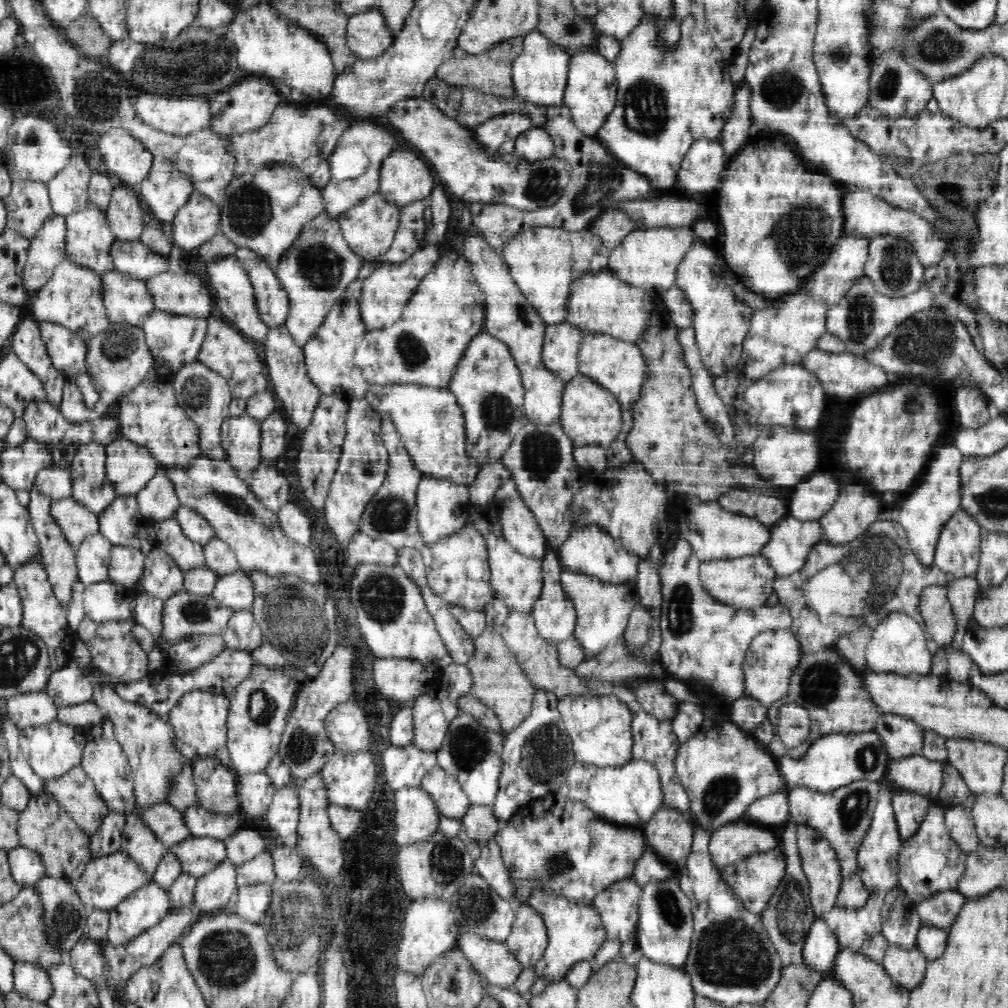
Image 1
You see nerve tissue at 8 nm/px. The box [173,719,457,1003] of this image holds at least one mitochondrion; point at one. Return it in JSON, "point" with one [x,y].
{"point":[227,959]}

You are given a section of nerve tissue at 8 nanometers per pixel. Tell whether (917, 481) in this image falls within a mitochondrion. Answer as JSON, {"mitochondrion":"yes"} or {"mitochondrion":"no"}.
{"mitochondrion":"no"}

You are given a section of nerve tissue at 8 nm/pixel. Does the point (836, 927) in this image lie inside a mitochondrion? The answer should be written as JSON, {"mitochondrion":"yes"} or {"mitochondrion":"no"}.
{"mitochondrion":"no"}

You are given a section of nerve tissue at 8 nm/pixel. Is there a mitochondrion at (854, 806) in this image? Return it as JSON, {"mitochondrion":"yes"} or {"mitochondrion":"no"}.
{"mitochondrion":"yes"}

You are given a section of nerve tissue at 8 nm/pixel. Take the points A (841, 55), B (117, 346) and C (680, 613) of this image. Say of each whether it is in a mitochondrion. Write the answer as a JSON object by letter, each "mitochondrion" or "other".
{"A":"other","B":"mitochondrion","C":"mitochondrion"}

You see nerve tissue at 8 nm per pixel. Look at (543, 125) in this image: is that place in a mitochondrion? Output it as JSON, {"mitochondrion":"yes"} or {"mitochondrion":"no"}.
{"mitochondrion":"no"}

